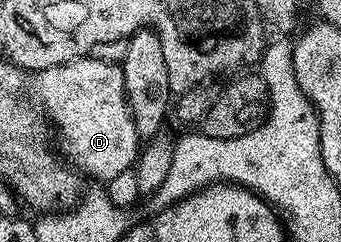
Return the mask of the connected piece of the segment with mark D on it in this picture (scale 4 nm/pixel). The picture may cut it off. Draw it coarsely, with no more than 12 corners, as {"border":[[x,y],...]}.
{"border":[[115,61],[46,68],[57,151],[105,182],[135,167],[140,137]]}

